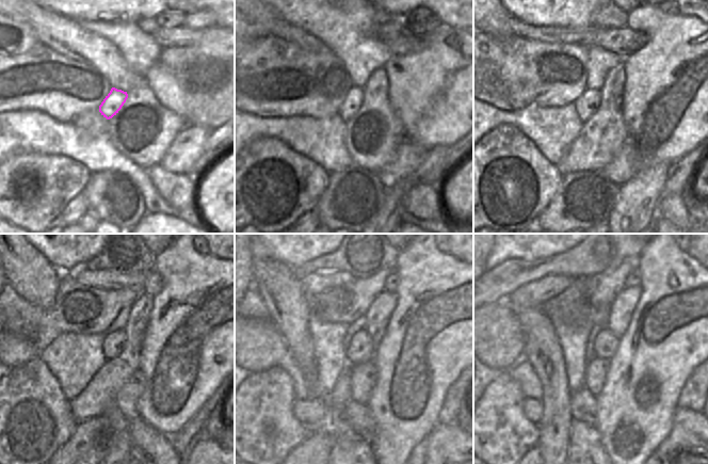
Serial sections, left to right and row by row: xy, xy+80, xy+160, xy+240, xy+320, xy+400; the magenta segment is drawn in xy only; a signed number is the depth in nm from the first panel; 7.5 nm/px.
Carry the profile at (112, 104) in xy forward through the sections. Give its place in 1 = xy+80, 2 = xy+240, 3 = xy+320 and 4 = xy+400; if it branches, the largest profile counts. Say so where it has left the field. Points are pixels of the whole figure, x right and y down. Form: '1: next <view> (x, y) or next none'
1: next xy+80 (354, 99)
2: next xy+240 (114, 342)
3: next xy+320 (360, 349)
4: next xy+400 (606, 342)

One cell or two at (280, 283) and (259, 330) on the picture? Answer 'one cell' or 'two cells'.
two cells

